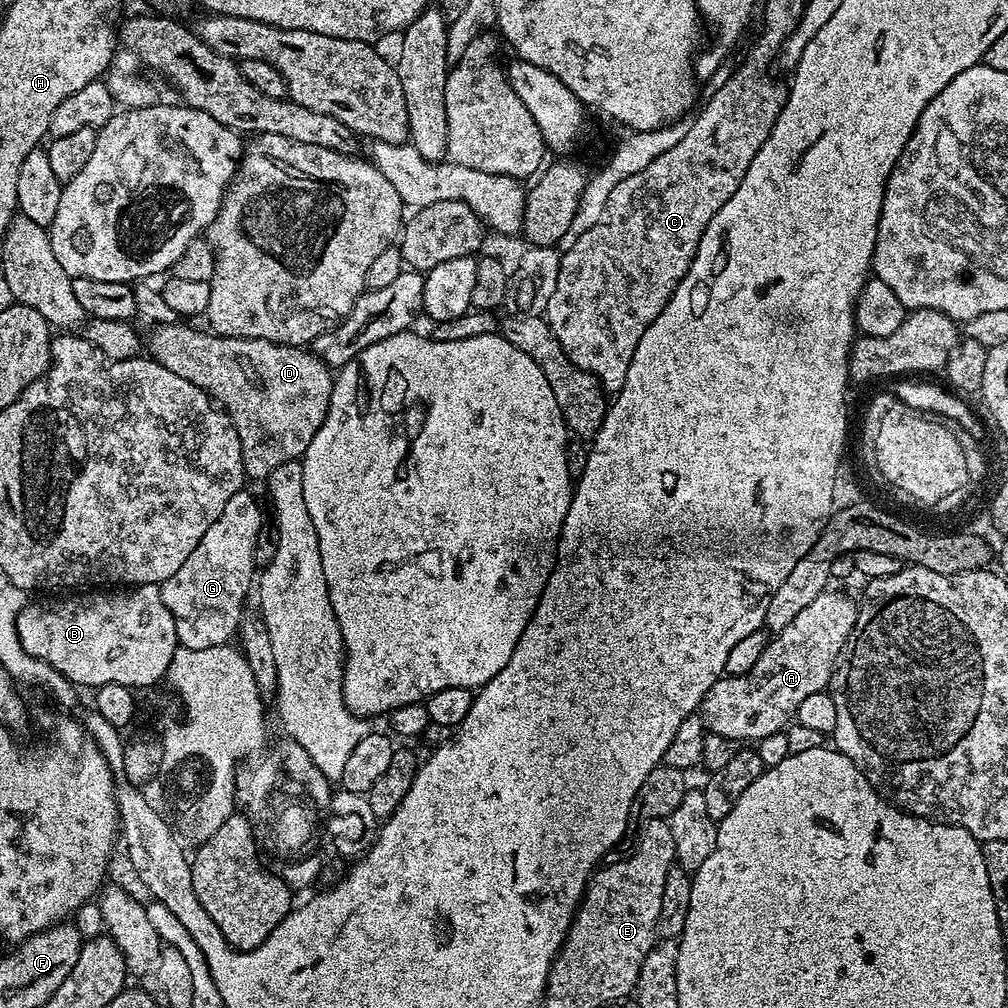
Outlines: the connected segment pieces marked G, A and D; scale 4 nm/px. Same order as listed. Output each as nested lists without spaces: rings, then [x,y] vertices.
[[[241,490],[238,494],[234,494],[234,498],[230,498],[230,502],[226,502],[226,510],[222,510],[214,526],[210,526],[210,530],[202,534],[202,542],[194,546],[190,558],[186,558],[181,568],[174,574],[170,574],[170,578],[166,578],[163,584],[159,585],[162,602],[166,602],[166,610],[170,610],[174,618],[179,647],[206,650],[210,646],[227,645],[231,641],[228,639],[231,636],[233,639],[237,635],[242,624],[240,614],[244,610],[244,599],[247,598],[248,591],[251,588],[253,591],[254,588],[254,569],[256,568],[254,546],[261,531],[260,508],[248,490]]]
[[[827,590],[819,594],[810,606],[804,607],[795,615],[791,623],[781,632],[775,633],[762,650],[762,658],[750,666],[750,670],[741,676],[719,677],[699,701],[698,715],[704,722],[705,729],[714,734],[722,734],[722,738],[730,738],[737,742],[757,742],[775,732],[783,732],[793,723],[798,706],[810,698],[810,694],[825,691],[832,683],[832,671],[836,669],[836,659],[844,649],[844,643],[856,625],[858,604],[840,592]]]
[[[187,323],[157,324],[153,332],[146,336],[146,348],[151,359],[157,360],[170,374],[194,382],[203,392],[208,393],[219,407],[227,412],[238,430],[242,442],[242,454],[252,456],[264,467],[271,470],[291,460],[300,460],[306,446],[314,442],[314,434],[322,426],[328,413],[332,385],[333,369],[329,368],[315,352],[304,346],[275,344],[269,340],[255,340],[245,336],[217,336],[211,330],[199,332],[196,328],[187,328]]]

